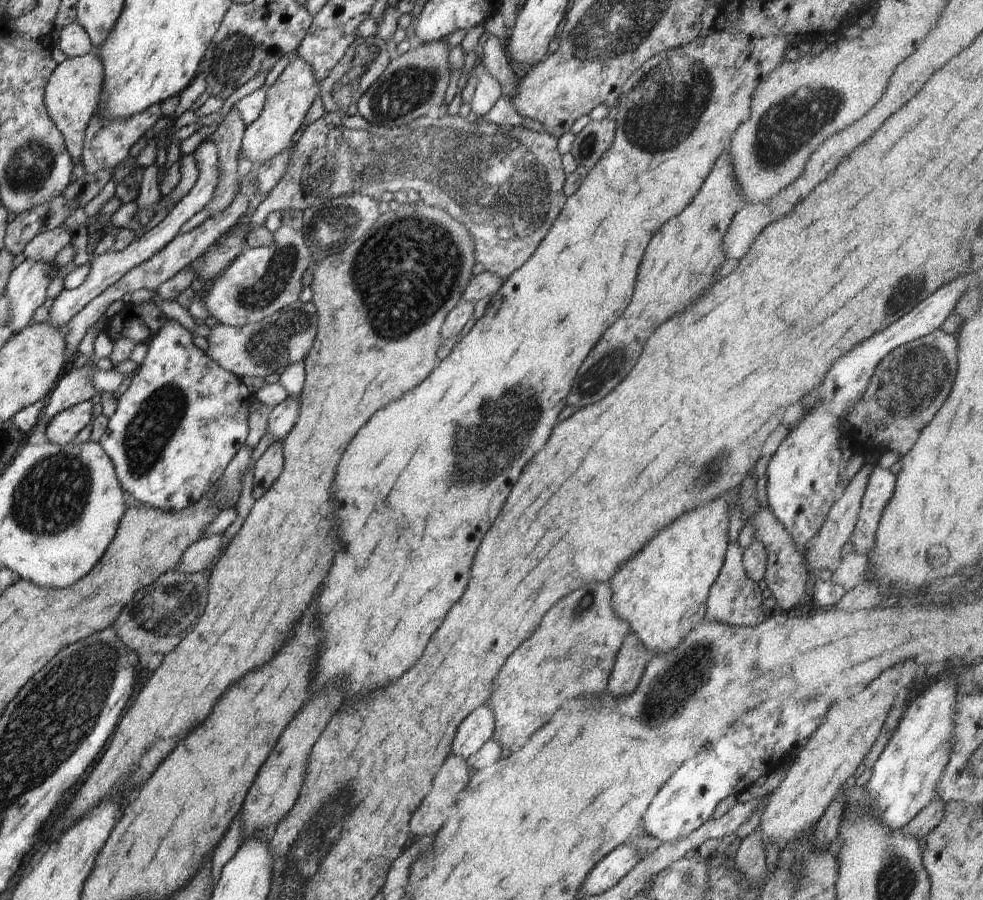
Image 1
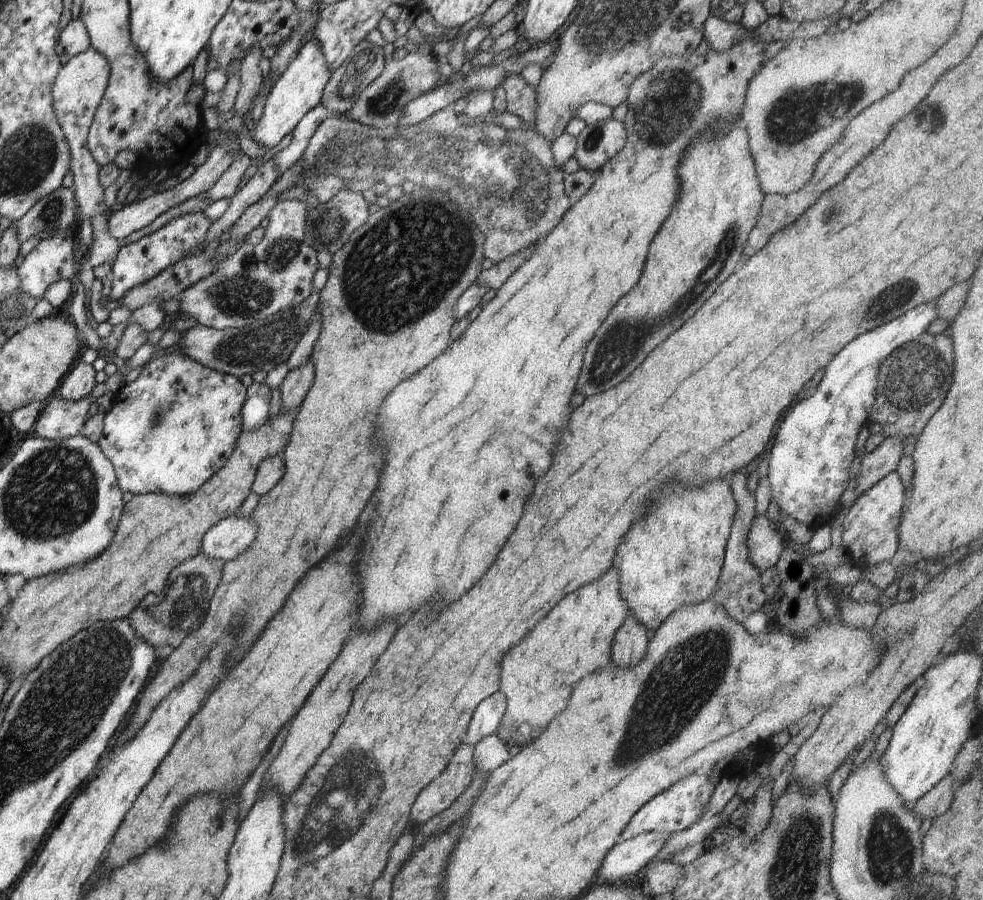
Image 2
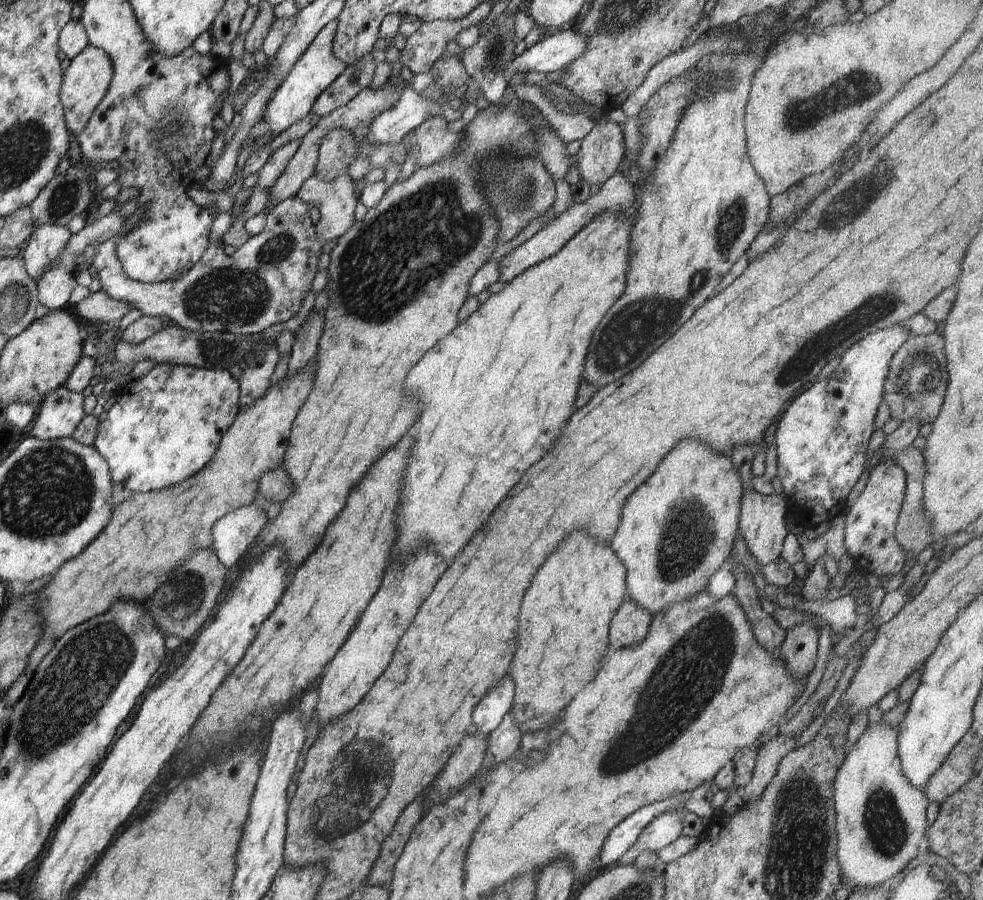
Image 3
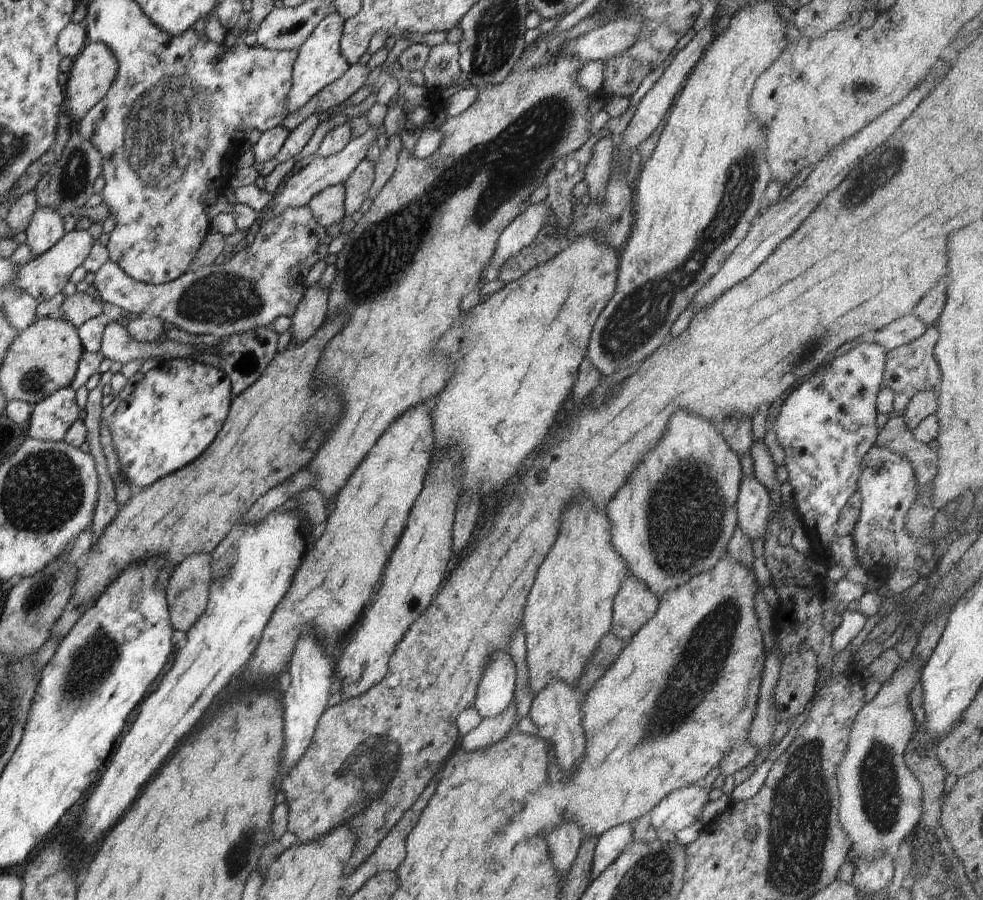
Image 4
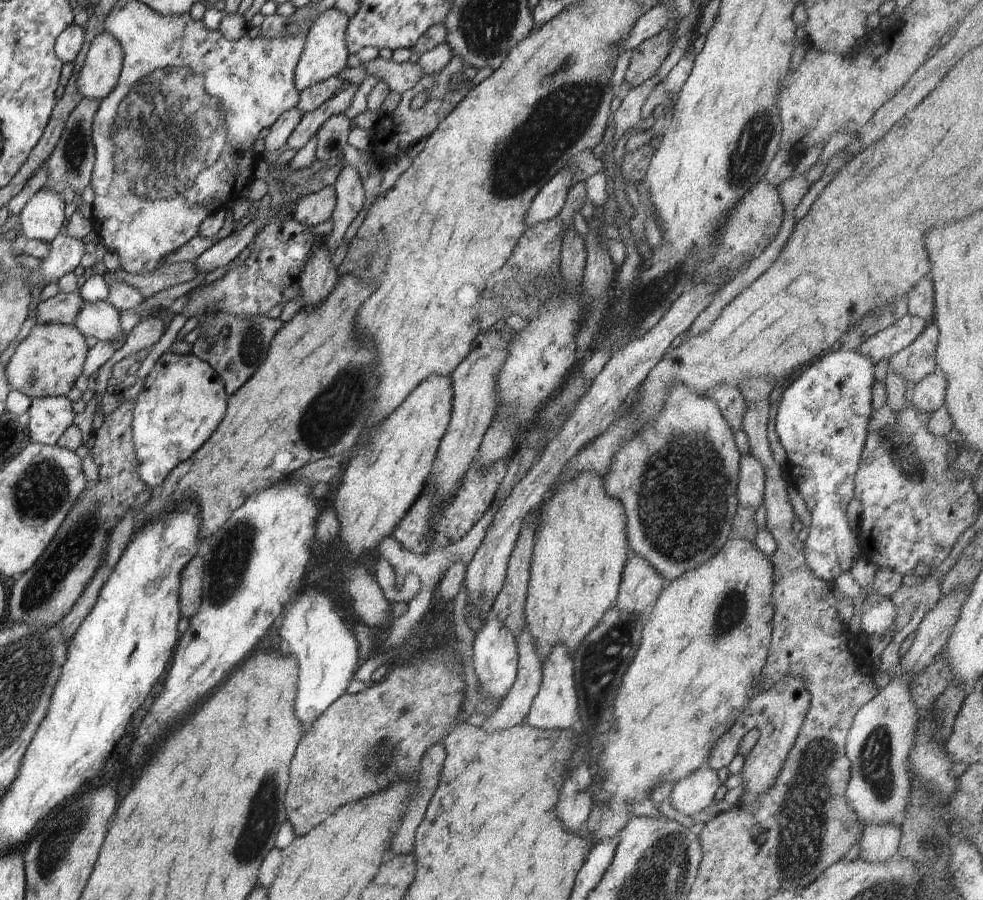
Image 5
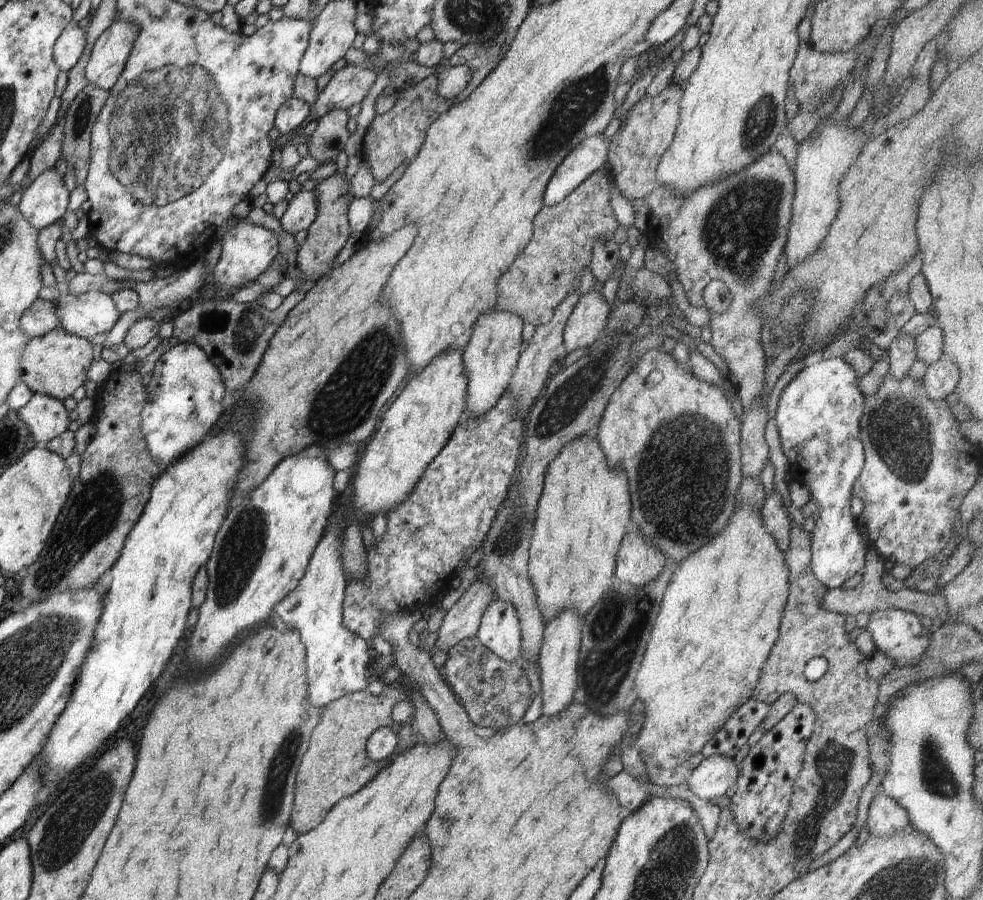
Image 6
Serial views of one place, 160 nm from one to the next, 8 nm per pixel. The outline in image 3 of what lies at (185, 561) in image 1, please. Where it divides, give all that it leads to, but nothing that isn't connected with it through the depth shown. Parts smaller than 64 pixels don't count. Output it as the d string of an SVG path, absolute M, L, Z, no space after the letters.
M252 503L229 512L216 522L212 529L212 549L227 570L232 572L236 562L246 558L269 520L267 512Z

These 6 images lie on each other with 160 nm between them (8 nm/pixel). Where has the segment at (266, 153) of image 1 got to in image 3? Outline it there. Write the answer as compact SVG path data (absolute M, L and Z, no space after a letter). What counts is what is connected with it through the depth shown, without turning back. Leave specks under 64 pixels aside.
M333 20L318 32L308 48L299 56L296 64L290 69L287 77L280 83L277 91L267 104L263 119L269 123L270 131L274 134L278 135L284 130L288 130L294 122L306 118L318 96L334 82L334 79L337 79L344 72L346 64L333 55L337 26L338 21Z

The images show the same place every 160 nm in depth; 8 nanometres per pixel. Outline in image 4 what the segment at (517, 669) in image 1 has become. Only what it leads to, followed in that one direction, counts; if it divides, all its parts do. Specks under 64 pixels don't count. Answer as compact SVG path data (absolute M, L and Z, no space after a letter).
M578 496L564 508L560 536L556 538L550 554L540 566L532 592L524 608L524 632L526 632L526 650L528 676L534 694L556 679L572 687L582 674L582 666L588 660L590 652L596 648L598 640L612 626L612 600L620 590L623 580L630 574L627 562L618 556L610 542L610 522L602 510L594 506L588 496Z

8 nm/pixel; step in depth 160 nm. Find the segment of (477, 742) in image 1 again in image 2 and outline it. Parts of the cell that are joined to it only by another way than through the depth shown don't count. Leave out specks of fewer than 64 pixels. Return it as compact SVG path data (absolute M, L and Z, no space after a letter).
M500 691L490 696L490 698L486 698L476 708L474 718L470 722L470 728L468 728L468 734L466 734L464 742L468 742L468 745L474 746L485 736L494 735L498 730L506 709L506 697Z

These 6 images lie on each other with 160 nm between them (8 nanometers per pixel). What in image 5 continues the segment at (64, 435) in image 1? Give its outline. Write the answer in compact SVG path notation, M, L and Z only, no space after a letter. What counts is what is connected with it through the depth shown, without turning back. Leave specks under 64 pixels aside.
M66 396L32 399L32 405L28 410L30 442L57 445L62 434L73 426L76 418L72 403Z

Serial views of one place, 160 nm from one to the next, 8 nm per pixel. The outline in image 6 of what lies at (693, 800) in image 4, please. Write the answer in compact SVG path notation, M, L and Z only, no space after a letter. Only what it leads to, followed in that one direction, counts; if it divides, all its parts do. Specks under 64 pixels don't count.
M715 754L702 759L702 762L692 771L689 781L686 783L690 790L702 800L710 802L713 798L725 795L726 790L736 784L740 770L734 763L734 758L728 755Z

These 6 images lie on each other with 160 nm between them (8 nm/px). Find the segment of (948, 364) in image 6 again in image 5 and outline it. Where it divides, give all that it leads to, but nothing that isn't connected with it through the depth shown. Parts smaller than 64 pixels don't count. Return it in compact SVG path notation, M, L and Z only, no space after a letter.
M939 369L928 378L916 383L909 392L909 401L926 414L932 414L944 405L946 397L946 378Z

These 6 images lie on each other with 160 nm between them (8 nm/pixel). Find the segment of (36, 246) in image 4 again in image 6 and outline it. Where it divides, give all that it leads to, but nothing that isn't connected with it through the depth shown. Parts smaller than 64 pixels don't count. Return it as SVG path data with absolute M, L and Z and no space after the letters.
M55 167L45 170L23 190L19 211L36 230L62 220L69 205L69 191Z

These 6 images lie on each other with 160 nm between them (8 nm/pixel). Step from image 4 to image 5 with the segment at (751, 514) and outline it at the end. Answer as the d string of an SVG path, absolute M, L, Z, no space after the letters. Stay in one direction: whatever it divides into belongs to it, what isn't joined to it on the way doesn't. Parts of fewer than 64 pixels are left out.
M744 454L740 460L737 500L739 506L757 510L764 501L765 472L762 462L752 454Z

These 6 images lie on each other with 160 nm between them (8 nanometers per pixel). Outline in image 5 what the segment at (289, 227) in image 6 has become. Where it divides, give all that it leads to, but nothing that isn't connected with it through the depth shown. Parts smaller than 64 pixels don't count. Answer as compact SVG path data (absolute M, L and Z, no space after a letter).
M326 186L320 192L302 196L296 202L293 218L306 226L316 226L332 218L336 208L336 196L333 186Z

